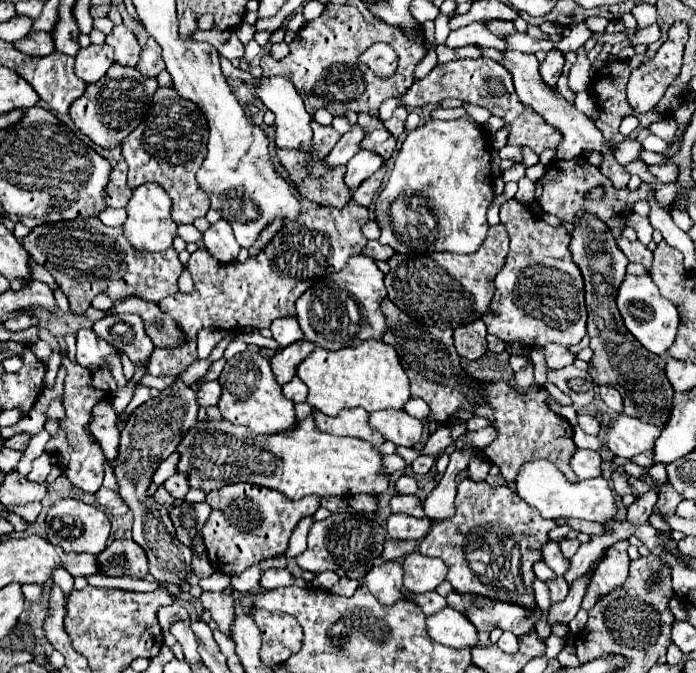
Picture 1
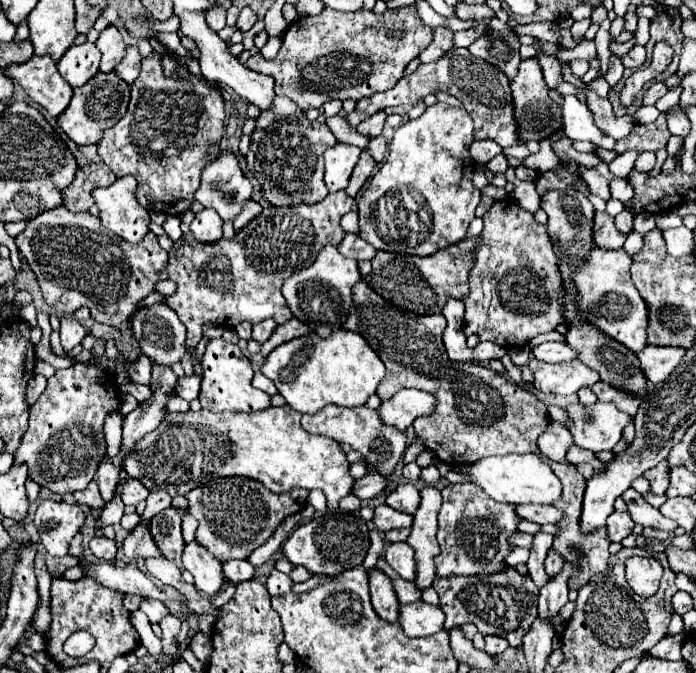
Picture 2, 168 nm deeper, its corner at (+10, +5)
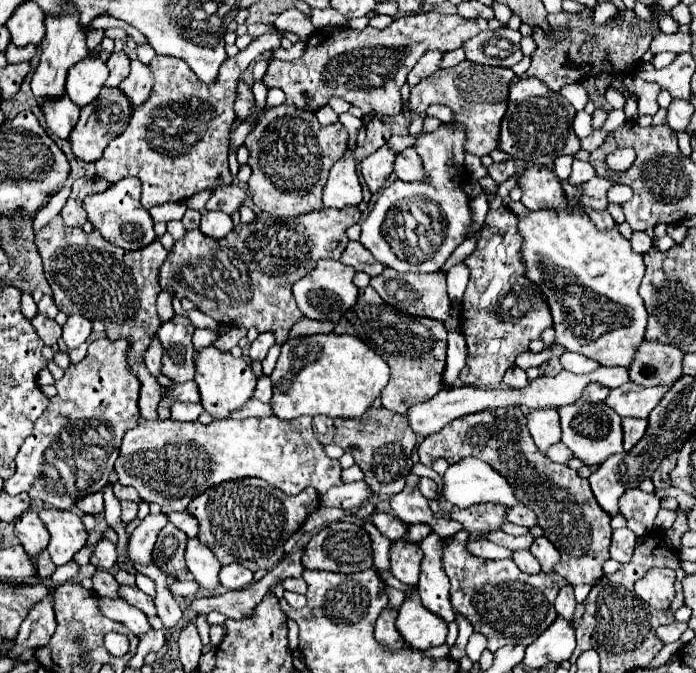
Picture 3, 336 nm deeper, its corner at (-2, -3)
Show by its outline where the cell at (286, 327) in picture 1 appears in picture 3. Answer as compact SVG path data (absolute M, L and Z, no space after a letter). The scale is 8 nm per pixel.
M262 332L262 334L258 334L258 338L252 342L248 354L250 354L252 360L264 360L266 354L268 354L268 350L270 350L270 346L274 346L274 344L276 344L276 338L272 336L272 332Z

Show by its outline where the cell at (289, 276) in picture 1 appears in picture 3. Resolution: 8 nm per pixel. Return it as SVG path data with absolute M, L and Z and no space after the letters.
M358 206L324 208L296 218L276 218L260 212L252 224L242 224L220 240L212 240L200 230L186 232L186 238L174 244L174 248L168 252L166 262L160 268L170 270L166 290L176 298L192 300L198 310L212 316L218 324L258 328L258 332L270 330L276 334L276 342L284 344L290 328L304 316L292 298L292 284L304 278L304 274L308 274L320 258L338 260L348 244L346 228L360 222L360 216L362 212L358 210Z

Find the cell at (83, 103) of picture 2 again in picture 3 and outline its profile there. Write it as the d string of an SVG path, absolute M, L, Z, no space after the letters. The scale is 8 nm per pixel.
M102 88L100 96L92 104L84 106L80 112L80 120L70 134L72 152L76 154L76 158L84 162L96 162L104 154L104 148L110 144L110 140L120 136L120 132L124 132L130 118L132 104L124 98L124 92L120 92L120 88Z

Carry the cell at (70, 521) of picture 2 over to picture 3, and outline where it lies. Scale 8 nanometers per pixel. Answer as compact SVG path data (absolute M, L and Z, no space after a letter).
M48 508L40 512L40 520L50 532L48 552L56 566L62 566L74 558L74 554L86 544L88 534L78 514L70 510Z

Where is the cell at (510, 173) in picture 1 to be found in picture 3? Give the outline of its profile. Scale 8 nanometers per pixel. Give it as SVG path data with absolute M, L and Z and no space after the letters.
M510 158L510 160L506 160L506 162L500 162L500 164L492 164L490 168L488 168L488 174L498 182L498 184L502 184L502 182L506 182L512 174L514 174L514 160Z

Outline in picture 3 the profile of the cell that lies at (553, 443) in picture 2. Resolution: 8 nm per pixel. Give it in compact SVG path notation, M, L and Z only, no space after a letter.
M540 408L528 414L528 430L540 448L540 452L548 452L548 448L556 442L560 442L560 420L558 412L554 408Z

